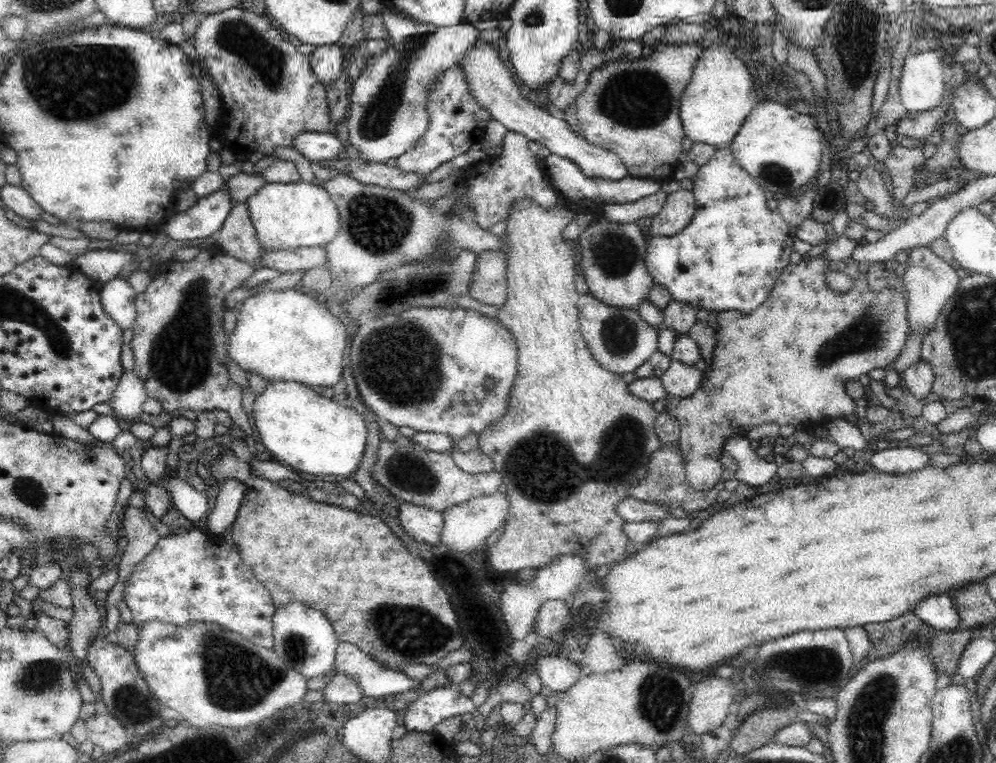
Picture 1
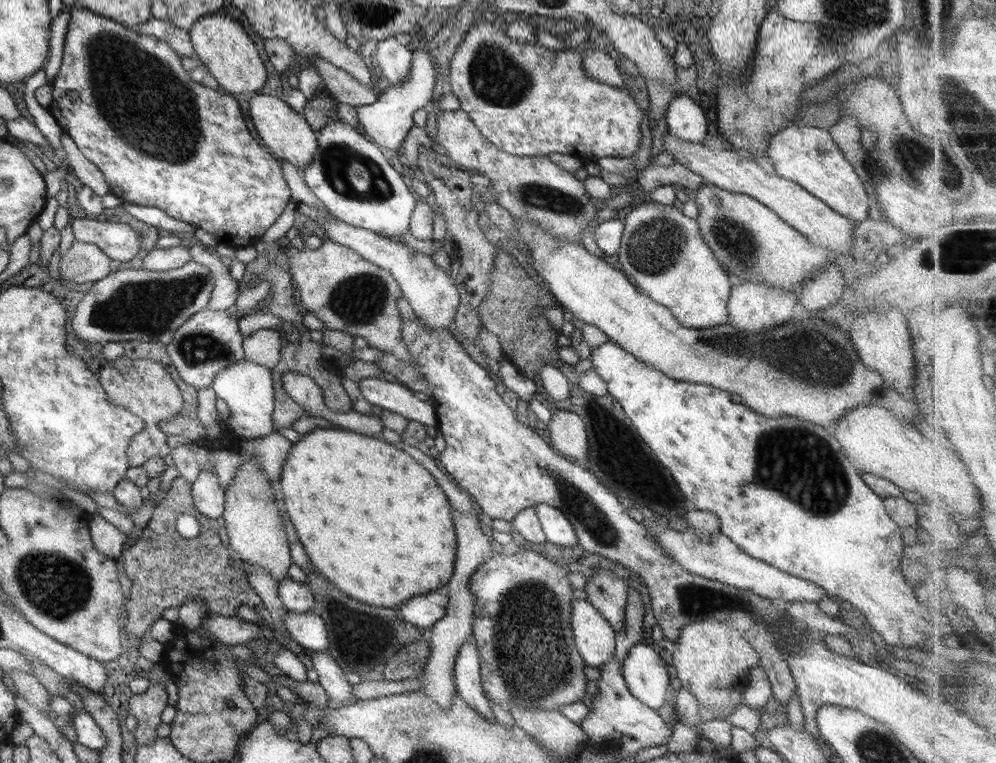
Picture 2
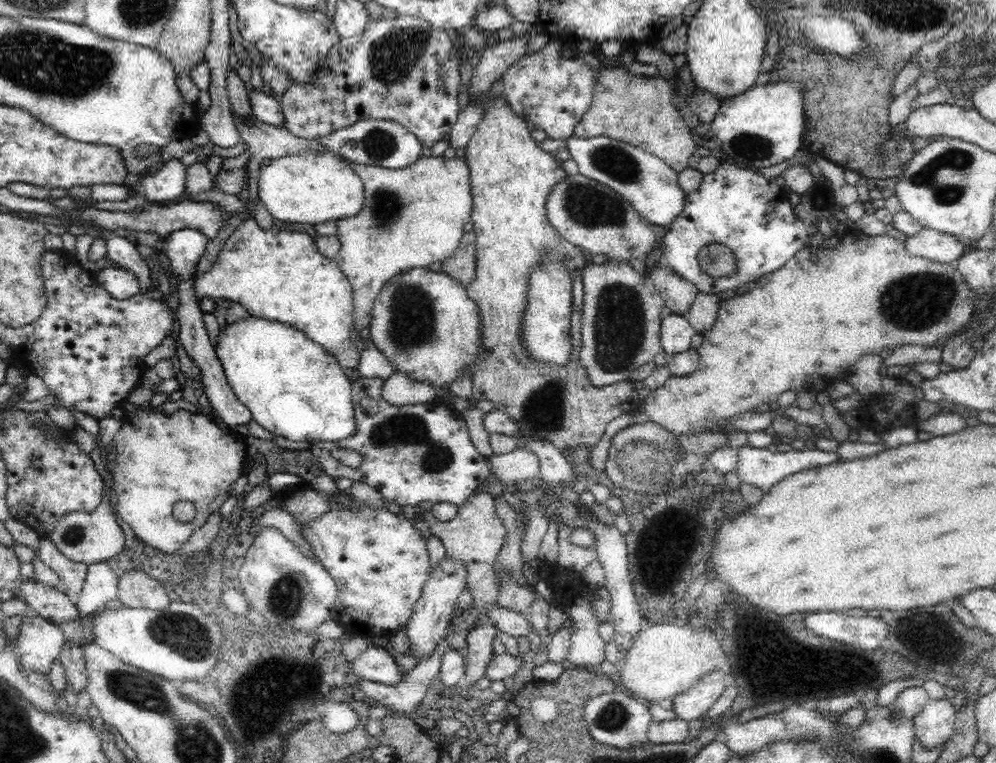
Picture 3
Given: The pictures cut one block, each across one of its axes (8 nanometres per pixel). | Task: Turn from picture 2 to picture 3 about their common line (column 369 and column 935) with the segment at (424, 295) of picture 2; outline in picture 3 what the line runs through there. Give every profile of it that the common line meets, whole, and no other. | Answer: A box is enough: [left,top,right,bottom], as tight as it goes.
[903,228,967,264]

